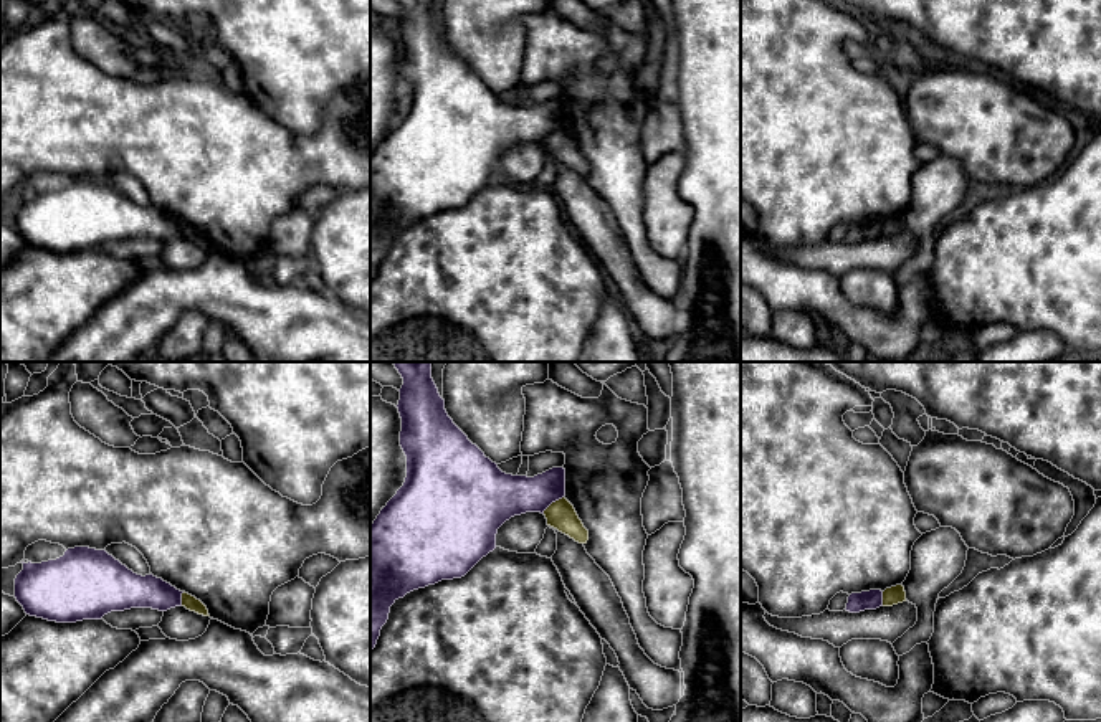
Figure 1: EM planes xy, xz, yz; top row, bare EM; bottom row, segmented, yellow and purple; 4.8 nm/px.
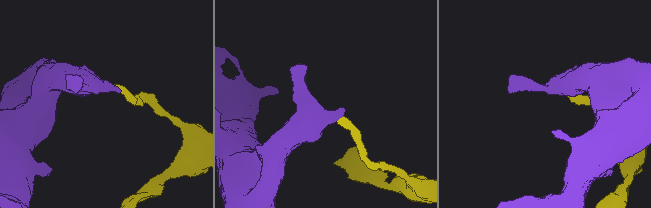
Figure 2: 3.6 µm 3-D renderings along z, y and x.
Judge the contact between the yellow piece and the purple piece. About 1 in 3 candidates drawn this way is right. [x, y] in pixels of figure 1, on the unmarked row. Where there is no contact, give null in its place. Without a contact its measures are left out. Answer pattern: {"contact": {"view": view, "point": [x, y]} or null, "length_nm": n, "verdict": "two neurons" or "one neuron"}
{"contact": {"view": "xz", "point": [552, 132]}, "length_nm": 130, "verdict": "two neurons"}

